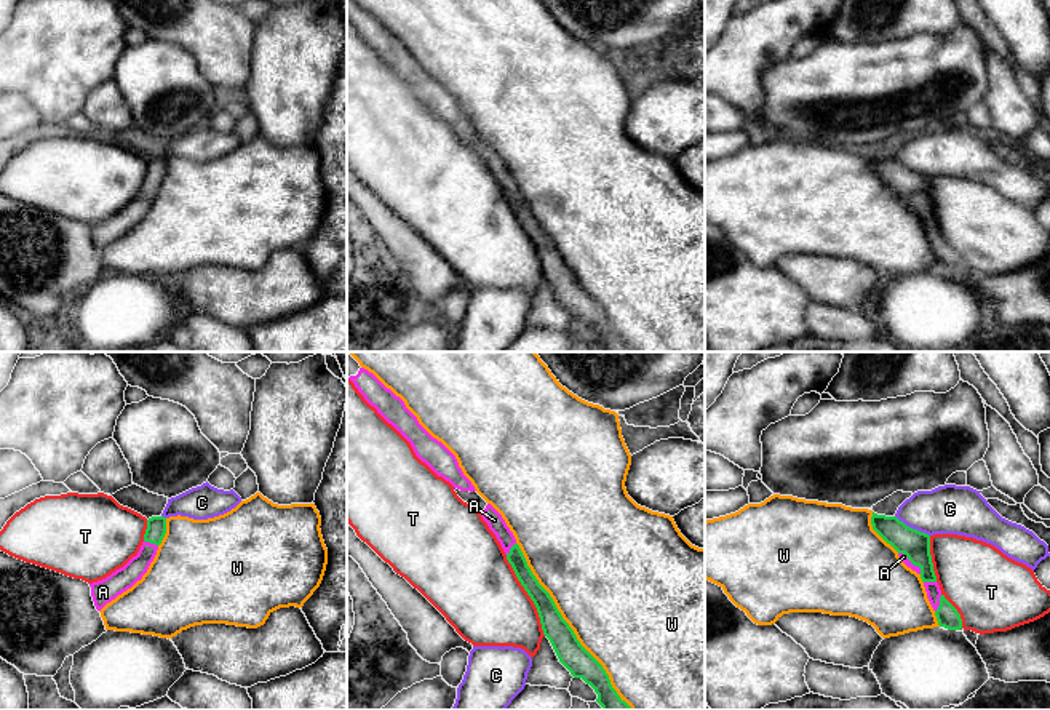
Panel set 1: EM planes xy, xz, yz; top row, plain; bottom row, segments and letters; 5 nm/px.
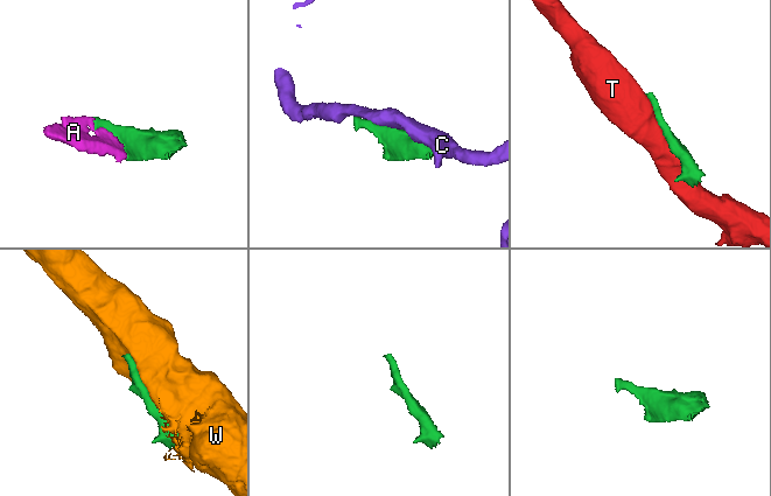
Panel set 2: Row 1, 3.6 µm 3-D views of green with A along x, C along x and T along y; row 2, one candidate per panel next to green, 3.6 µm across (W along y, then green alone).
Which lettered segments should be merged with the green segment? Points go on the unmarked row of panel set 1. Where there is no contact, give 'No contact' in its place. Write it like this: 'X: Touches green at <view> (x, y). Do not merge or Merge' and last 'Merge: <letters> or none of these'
A: Touches green at yz (911, 203). Merge
C: Touches green at yz (911, 170). Do not merge
T: Touches green at xz (528, 235). Do not merge
W: Touches green at xz (568, 267). Do not merge
Merge: A

